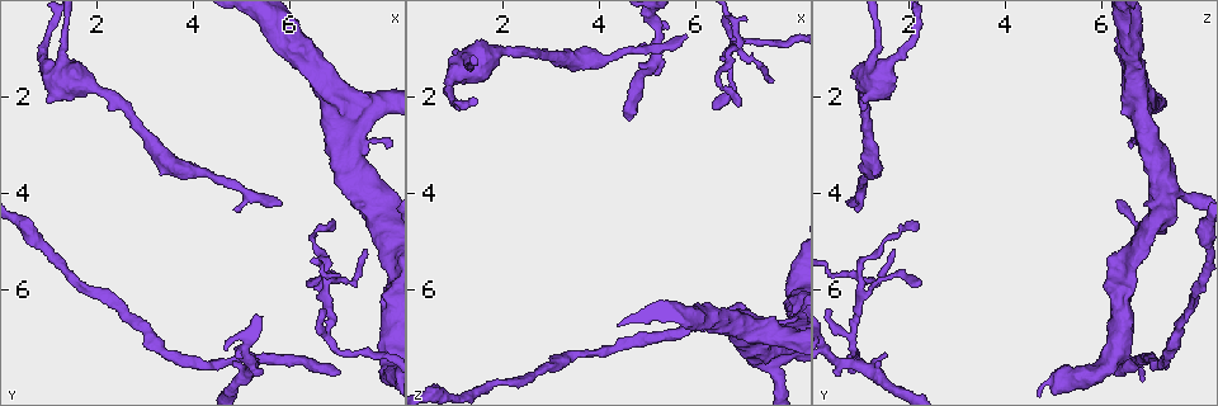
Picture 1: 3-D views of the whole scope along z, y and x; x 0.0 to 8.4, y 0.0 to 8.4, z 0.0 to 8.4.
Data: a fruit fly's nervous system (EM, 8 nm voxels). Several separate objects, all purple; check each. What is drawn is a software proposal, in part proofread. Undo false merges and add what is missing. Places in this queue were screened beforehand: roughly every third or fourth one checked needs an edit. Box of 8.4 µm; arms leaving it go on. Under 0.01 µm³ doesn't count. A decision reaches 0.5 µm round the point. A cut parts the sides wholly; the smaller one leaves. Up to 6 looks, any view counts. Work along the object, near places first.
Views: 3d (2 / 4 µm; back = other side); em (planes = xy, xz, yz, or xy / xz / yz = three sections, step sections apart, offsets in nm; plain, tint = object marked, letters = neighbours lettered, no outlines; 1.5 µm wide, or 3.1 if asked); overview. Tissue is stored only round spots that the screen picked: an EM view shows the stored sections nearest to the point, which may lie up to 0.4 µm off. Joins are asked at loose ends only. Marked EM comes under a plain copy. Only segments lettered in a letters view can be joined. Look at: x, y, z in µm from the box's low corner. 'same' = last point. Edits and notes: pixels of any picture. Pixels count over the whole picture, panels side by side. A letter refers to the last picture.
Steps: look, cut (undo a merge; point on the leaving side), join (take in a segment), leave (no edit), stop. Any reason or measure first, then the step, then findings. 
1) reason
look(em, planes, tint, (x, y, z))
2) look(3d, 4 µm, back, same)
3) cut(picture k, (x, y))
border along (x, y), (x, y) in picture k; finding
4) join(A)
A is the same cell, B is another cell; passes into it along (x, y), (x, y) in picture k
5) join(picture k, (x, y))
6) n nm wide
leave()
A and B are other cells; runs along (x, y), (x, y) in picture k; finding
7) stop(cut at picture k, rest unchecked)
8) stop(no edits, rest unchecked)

three-way junction
look(3d, 4 µm, (7.65, 4.05, 7.45))

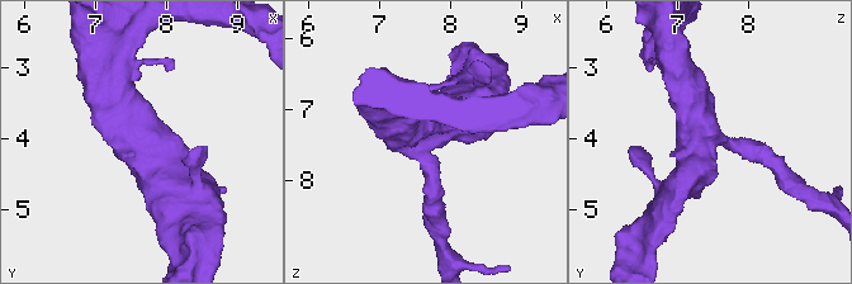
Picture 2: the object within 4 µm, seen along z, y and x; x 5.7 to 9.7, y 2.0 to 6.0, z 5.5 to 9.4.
3 arms; arms of 220, 440, 480 nm; need the tissue
look(em, planes, tint, (7.70, 4.05, 7.45))

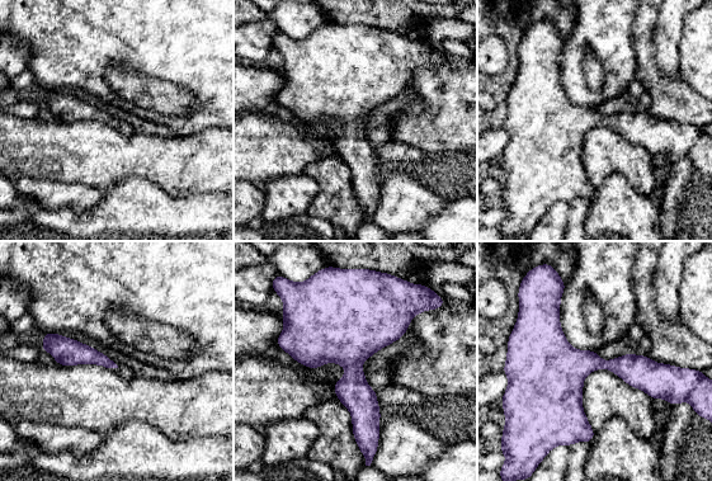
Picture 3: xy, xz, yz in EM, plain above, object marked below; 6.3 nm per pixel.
look(em, planes, letters, same)

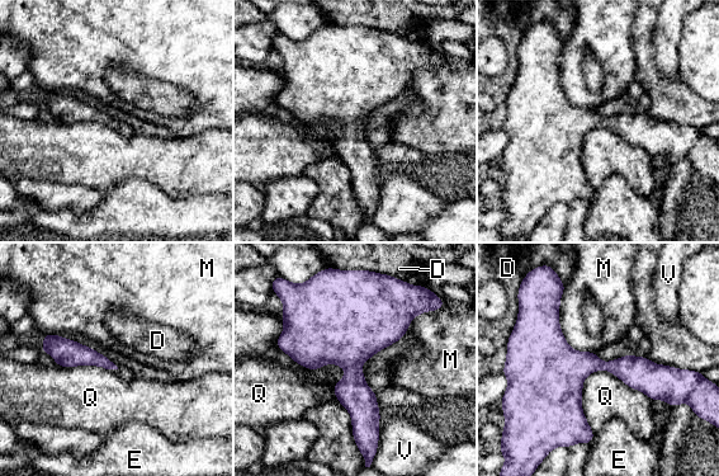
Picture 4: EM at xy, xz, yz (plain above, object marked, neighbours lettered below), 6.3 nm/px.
D touches over 500 nm
leave()
D, E, M, Q and V are other cells; all the same neuron

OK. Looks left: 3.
an open end
look(3d, 4 µm, (6.95, 7.70, 6.30))

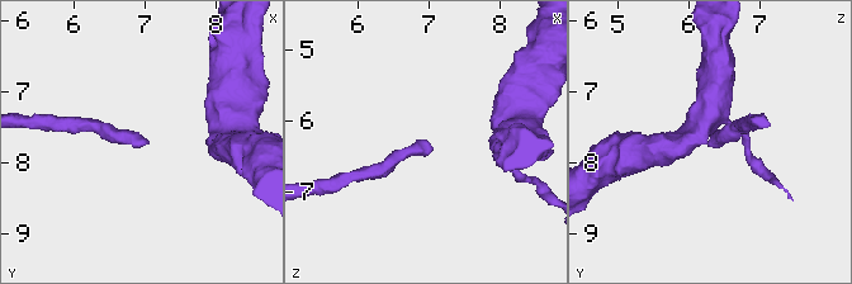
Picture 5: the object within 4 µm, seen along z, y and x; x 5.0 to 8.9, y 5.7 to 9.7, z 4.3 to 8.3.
now the EM
look(em, planes, letters, (6.95, 7.65, 6.30))

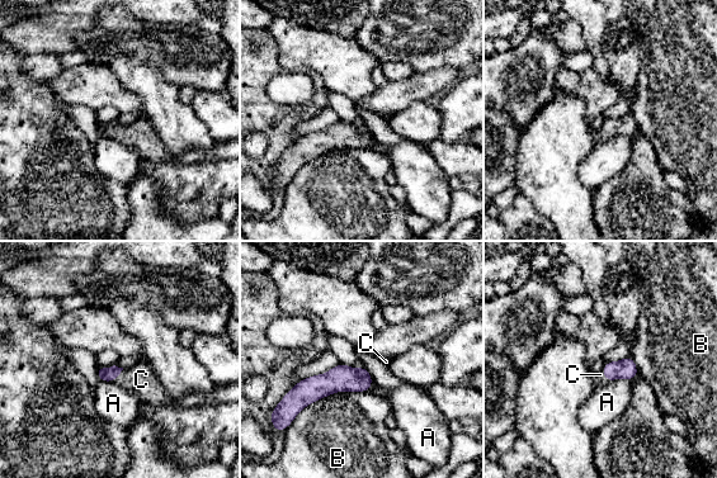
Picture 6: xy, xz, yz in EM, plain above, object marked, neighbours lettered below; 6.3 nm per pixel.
join(C)
C is the same cell, A and B are other cells; passes into it along (105, 374), (118, 374), (141, 379) in picture 6; the neuron continues

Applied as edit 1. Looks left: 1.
stop(join at picture 6, rest unchecked)

